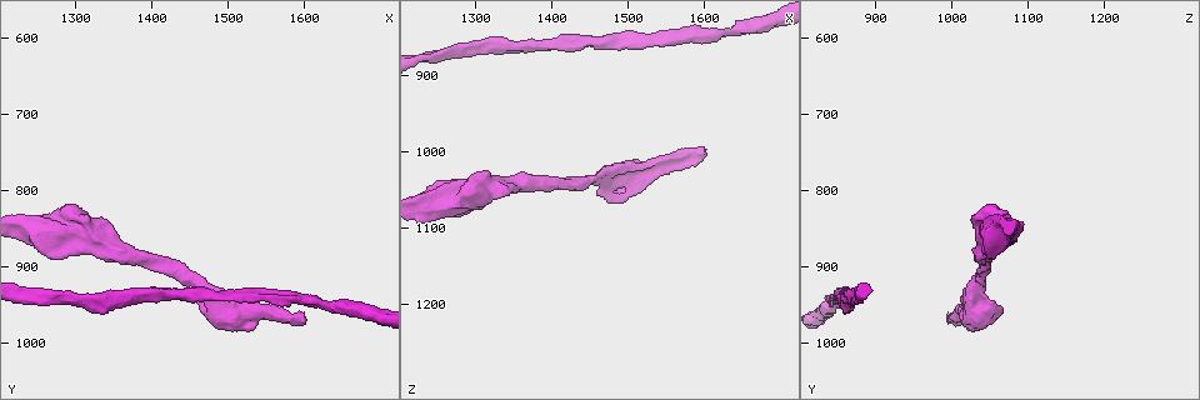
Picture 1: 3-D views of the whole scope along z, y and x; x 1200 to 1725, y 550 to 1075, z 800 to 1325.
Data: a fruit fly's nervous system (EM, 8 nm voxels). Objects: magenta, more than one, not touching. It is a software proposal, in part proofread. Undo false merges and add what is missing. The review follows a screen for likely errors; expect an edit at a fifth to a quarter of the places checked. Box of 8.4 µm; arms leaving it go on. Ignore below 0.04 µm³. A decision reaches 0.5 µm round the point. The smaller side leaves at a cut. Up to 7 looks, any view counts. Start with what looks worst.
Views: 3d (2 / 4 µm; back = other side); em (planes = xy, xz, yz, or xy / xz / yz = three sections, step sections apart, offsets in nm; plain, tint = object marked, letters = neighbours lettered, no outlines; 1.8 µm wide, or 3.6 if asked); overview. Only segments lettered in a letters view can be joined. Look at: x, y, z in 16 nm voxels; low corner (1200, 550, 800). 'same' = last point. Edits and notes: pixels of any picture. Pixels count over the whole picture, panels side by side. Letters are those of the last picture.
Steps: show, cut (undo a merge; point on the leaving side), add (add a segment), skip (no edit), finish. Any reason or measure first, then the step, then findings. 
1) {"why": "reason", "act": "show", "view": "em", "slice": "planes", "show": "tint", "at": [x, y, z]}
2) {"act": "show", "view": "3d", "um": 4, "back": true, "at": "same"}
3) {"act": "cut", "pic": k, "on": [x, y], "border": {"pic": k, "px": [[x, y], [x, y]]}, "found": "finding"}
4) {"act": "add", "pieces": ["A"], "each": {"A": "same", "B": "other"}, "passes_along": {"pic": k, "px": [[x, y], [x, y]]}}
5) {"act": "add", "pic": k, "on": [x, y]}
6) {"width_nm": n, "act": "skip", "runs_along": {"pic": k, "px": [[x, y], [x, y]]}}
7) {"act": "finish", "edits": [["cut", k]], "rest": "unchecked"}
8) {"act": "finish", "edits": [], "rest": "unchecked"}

{"why": "branch point", "act": "show", "view": "em", "slice": "planes", "show": "tint", "at": [1490, 945, 1020]}

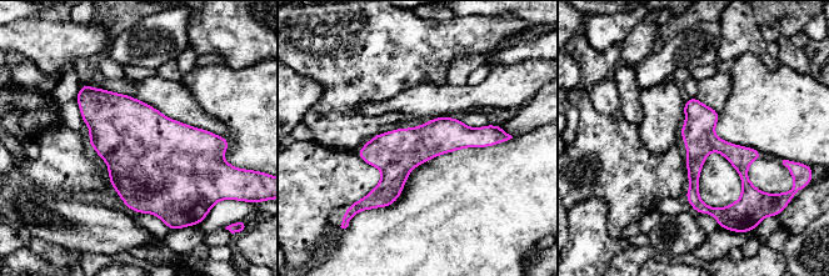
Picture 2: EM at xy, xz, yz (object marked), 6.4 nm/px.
{"act": "show", "view": "em", "slice": "planes", "show": "letters", "at": "same"}

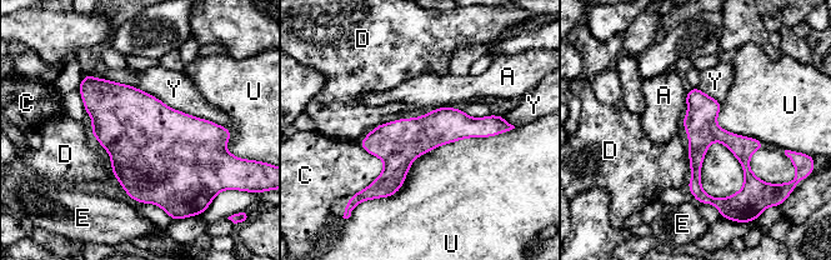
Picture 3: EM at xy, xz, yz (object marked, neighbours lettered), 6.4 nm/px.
{"act": "skip", "each": {"A": "other", "C": "other", "D": "other", "E": "other", "U": "other", "Y": "other"}, "border": {"pic": 3, "px": [[506, 130], [432, 148], [369, 200]]}, "found": "continuous, no second neuron"}

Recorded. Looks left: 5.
{"why": "an open end", "act": "show", "view": "em", "slice": "xz", "step": 4, "show": "letters", "at": [1600, 960, 995]}

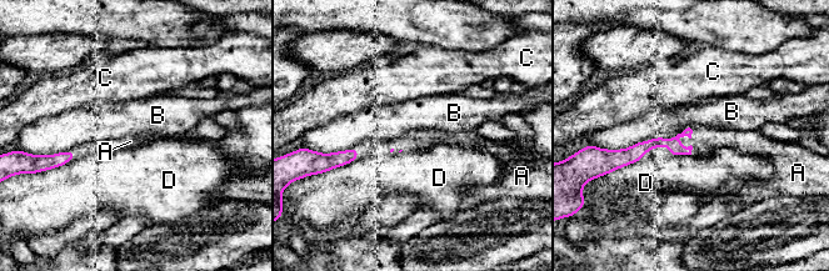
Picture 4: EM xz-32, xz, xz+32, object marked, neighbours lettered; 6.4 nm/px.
{"act": "show", "view": "em", "slice": "planes", "show": "letters", "at": "same"}

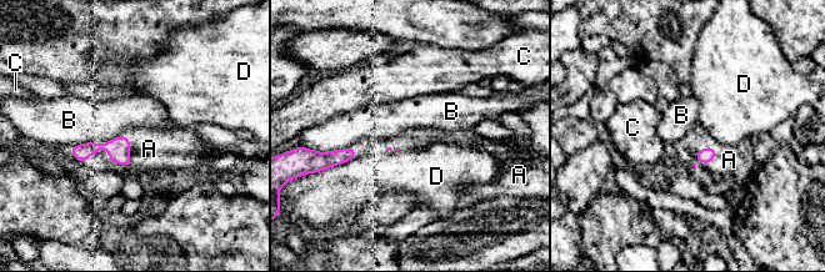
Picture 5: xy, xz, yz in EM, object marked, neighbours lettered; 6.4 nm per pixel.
{"act": "add", "pieces": ["A"], "each": {"A": "same", "B": "other", "C": "other", "D": "other"}, "found": "it goes on there"}

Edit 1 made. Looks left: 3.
{"why": "see it whole again", "act": "show", "view": "overview"}

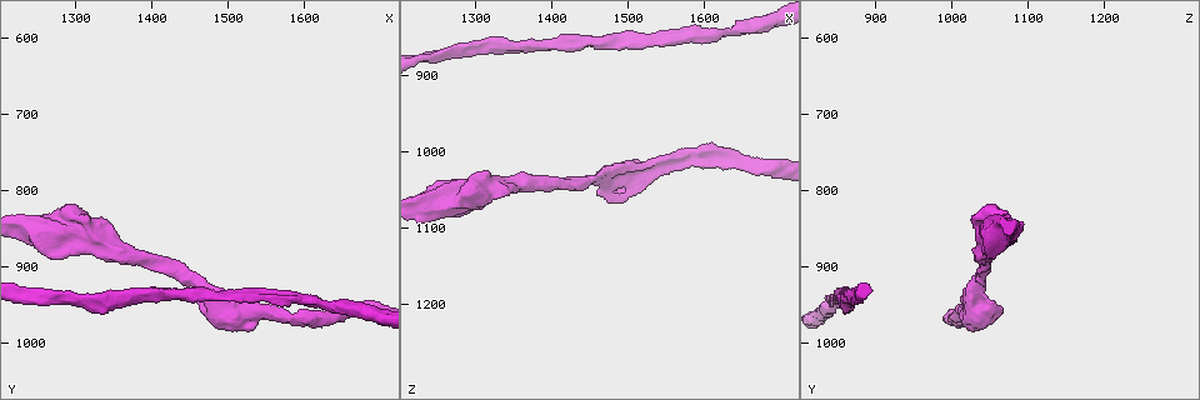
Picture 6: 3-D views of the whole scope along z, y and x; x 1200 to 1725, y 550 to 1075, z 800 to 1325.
{"why": "sudden change in width", "act": "show", "view": "em", "um": 3.6, "slice": "yz", "step": 8, "show": "tint", "at": [1305, 850, 1050]}

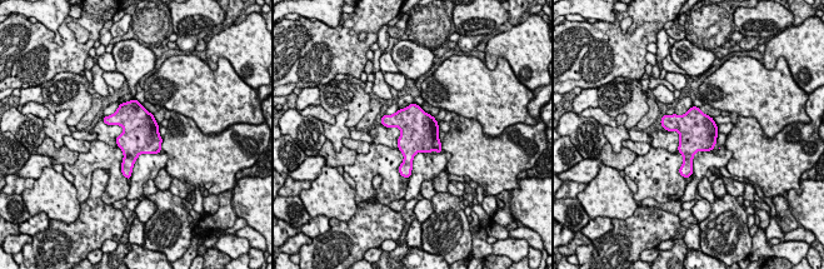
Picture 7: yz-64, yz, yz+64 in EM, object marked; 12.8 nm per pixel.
{"why": "another direction", "act": "show", "view": "em", "um": 3.6, "slice": "planes", "show": "letters", "at": "same"}

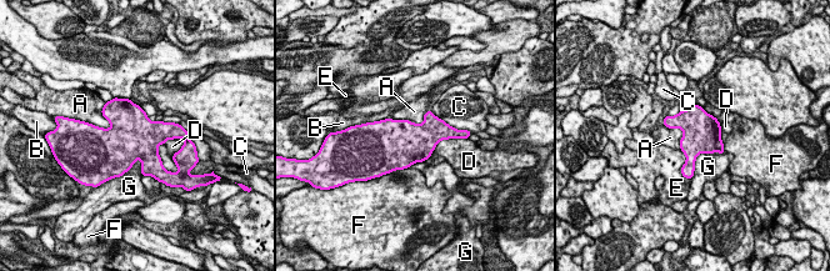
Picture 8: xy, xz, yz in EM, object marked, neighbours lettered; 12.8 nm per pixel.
{"act": "skip", "each": {"A": "other", "B": "other", "C": "other", "D": "other", "E": "other", "F": "other", "G": "other"}, "border": {"pic": 8, "px": [[426, 110], [421, 123], [390, 118]]}, "found": "one neuron here"}

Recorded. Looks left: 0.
{"act": "finish", "edits": [["add", 5]], "rest": "unchecked"}

